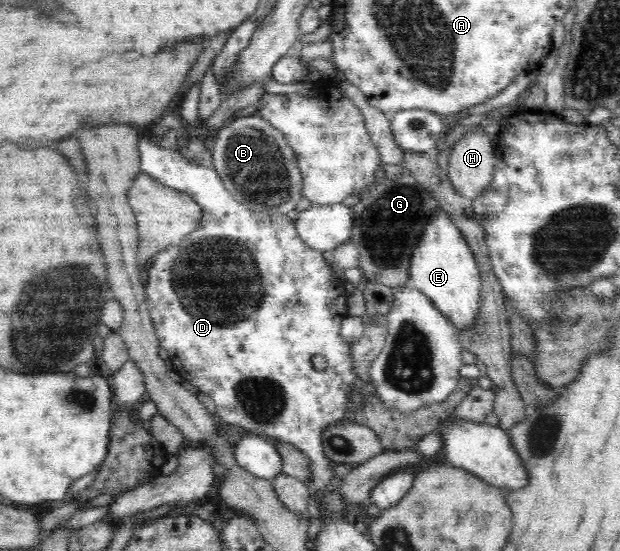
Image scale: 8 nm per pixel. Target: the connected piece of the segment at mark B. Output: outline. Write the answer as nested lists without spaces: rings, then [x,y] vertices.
[[[257,115],[232,119],[213,139],[212,166],[220,176],[224,187],[252,211],[264,214],[285,215],[304,197],[303,177],[296,154],[284,137],[284,133],[272,127]]]

